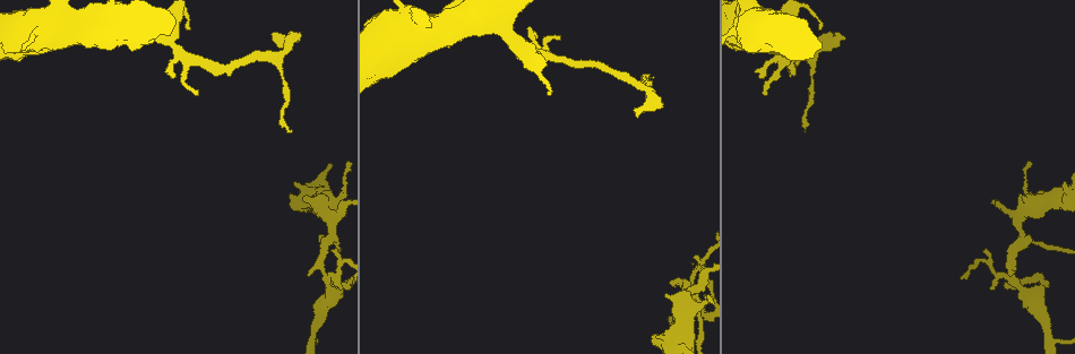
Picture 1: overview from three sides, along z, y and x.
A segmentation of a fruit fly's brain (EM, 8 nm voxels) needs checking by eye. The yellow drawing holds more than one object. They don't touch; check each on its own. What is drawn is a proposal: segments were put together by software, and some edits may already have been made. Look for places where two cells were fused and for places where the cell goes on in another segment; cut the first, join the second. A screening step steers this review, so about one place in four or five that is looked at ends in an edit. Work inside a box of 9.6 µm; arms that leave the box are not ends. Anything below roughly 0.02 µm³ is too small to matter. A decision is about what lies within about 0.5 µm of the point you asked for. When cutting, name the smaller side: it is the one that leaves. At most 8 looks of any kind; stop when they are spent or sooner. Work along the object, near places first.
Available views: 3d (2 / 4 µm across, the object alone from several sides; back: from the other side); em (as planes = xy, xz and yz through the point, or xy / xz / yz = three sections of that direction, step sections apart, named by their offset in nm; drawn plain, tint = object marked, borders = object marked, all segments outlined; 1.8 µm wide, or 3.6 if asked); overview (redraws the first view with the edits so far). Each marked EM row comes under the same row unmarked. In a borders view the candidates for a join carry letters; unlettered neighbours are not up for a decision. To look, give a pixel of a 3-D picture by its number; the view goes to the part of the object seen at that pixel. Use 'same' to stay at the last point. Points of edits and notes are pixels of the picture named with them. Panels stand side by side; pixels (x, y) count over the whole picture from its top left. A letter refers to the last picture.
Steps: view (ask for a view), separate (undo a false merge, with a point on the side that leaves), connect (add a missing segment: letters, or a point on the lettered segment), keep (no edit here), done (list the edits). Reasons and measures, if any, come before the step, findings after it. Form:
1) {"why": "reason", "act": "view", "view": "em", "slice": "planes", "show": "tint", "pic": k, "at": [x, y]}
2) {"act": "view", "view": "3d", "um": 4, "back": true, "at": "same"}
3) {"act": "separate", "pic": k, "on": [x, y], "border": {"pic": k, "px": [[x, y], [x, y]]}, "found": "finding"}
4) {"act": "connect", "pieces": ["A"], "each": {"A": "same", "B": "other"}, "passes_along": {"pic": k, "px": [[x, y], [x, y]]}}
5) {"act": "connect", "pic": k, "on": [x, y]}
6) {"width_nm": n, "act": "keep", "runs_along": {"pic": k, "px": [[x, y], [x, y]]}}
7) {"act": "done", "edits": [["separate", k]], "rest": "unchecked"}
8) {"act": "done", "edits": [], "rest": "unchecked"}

{"why": "tapers out", "act": "view", "view": "3d", "um": 4, "pic": 1, "at": [549, 93]}

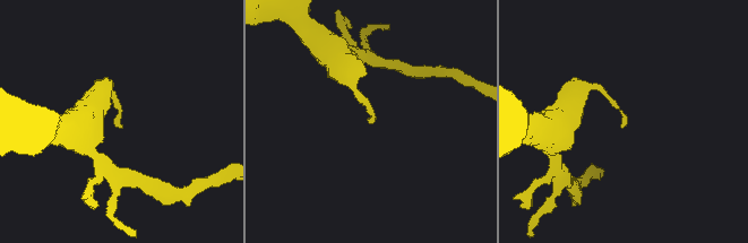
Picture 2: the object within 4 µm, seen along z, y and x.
{"why": "shape alone is not enough", "act": "view", "view": "em", "slice": "planes", "show": "tint", "pic": 2, "at": [623, 127]}

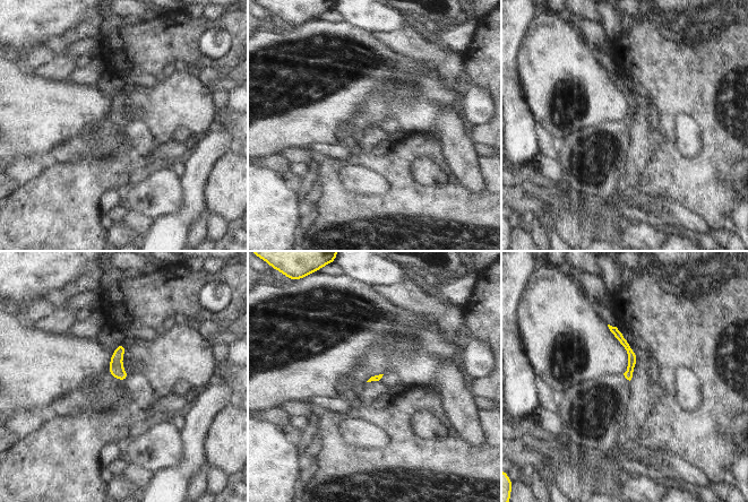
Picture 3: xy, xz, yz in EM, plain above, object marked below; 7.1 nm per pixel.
{"why": "see the neighbours", "act": "view", "view": "em", "slice": "planes", "show": "borders", "at": "same"}

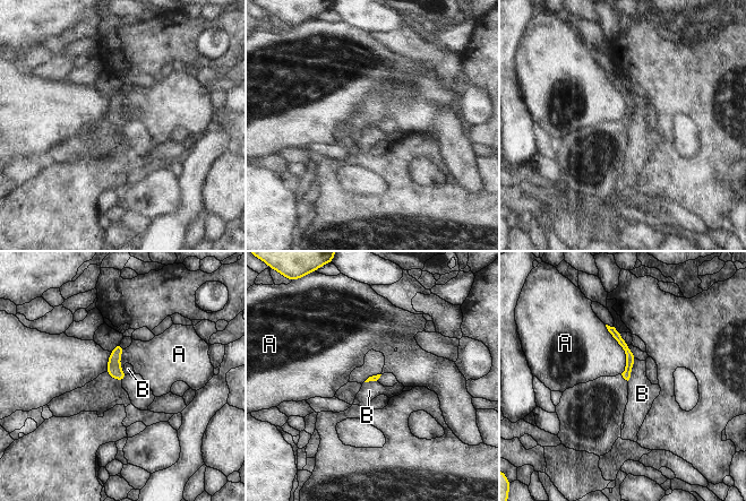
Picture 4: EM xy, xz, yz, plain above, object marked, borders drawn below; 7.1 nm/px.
{"act": "keep", "each": {"A": "other", "B": "other"}, "runs_along": {"pic": 4, "px": [[610, 329], [628, 352], [626, 377]]}, "found": "no lettered segment goes on from it"}

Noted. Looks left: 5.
{"why": "looks like a crossing", "act": "view", "view": "em", "slice": "xz", "step": 16, "show": "borders", "pic": 1, "at": [330, 236]}

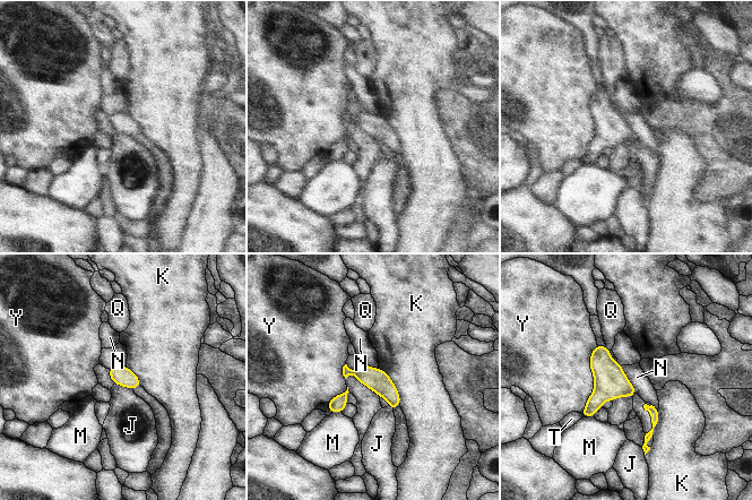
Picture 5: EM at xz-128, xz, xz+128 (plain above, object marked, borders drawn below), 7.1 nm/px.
{"why": "another direction", "act": "view", "view": "em", "slice": "planes", "show": "borders", "at": "same"}

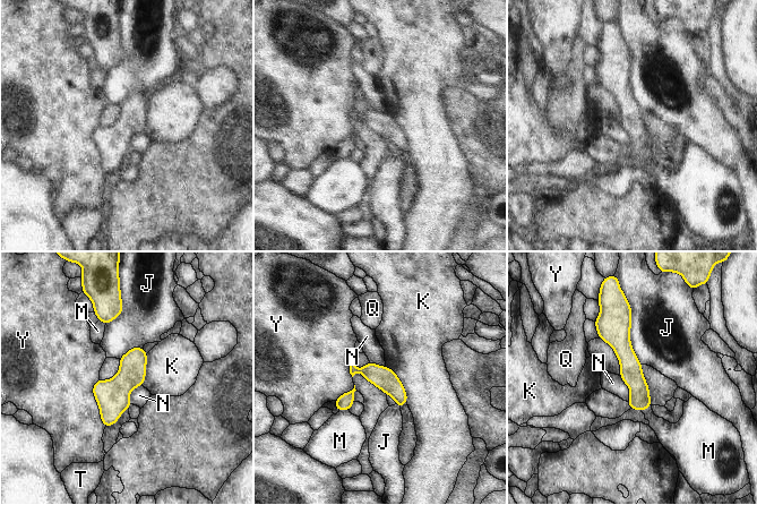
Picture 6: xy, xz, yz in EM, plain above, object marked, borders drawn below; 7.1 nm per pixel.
{"act": "keep", "each": {"J": "other", "K": "other", "M": "other", "N": "other", "Q": "other", "T": "other", "Y": "other"}, "border": {"pic": 6, "px": [[619, 376], [630, 393], [627, 401]]}, "found": "one cell here"}

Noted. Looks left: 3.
{"act": "done", "edits": [], "rest": "unchecked"}

